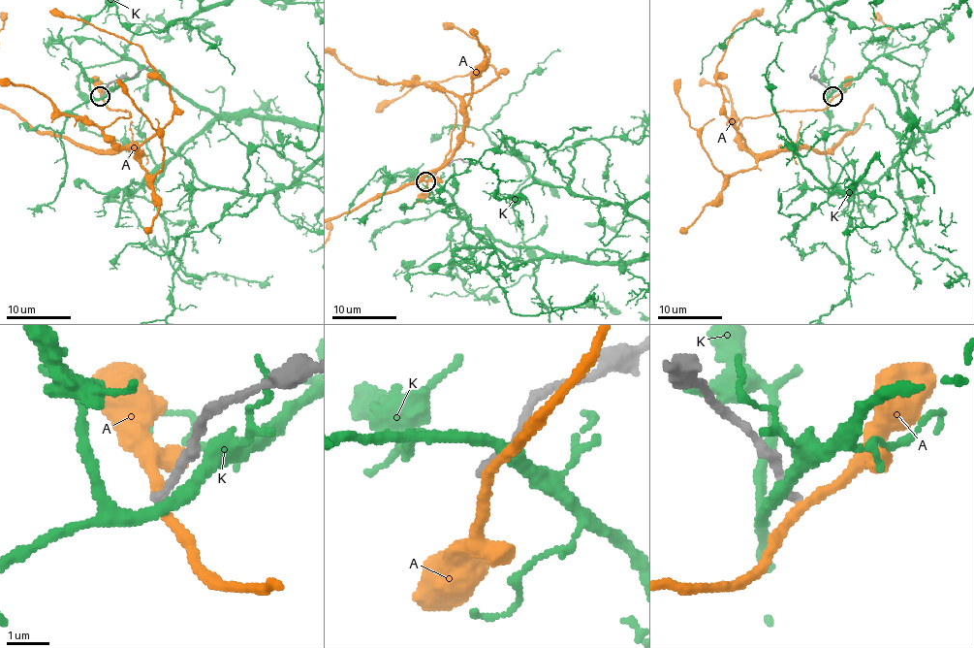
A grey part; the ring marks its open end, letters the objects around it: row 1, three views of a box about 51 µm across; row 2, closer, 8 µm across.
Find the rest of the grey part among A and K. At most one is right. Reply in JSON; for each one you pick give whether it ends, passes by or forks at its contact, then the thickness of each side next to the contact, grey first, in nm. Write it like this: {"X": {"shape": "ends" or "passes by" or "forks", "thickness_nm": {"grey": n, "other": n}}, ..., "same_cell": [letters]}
{"same_cell": []}

